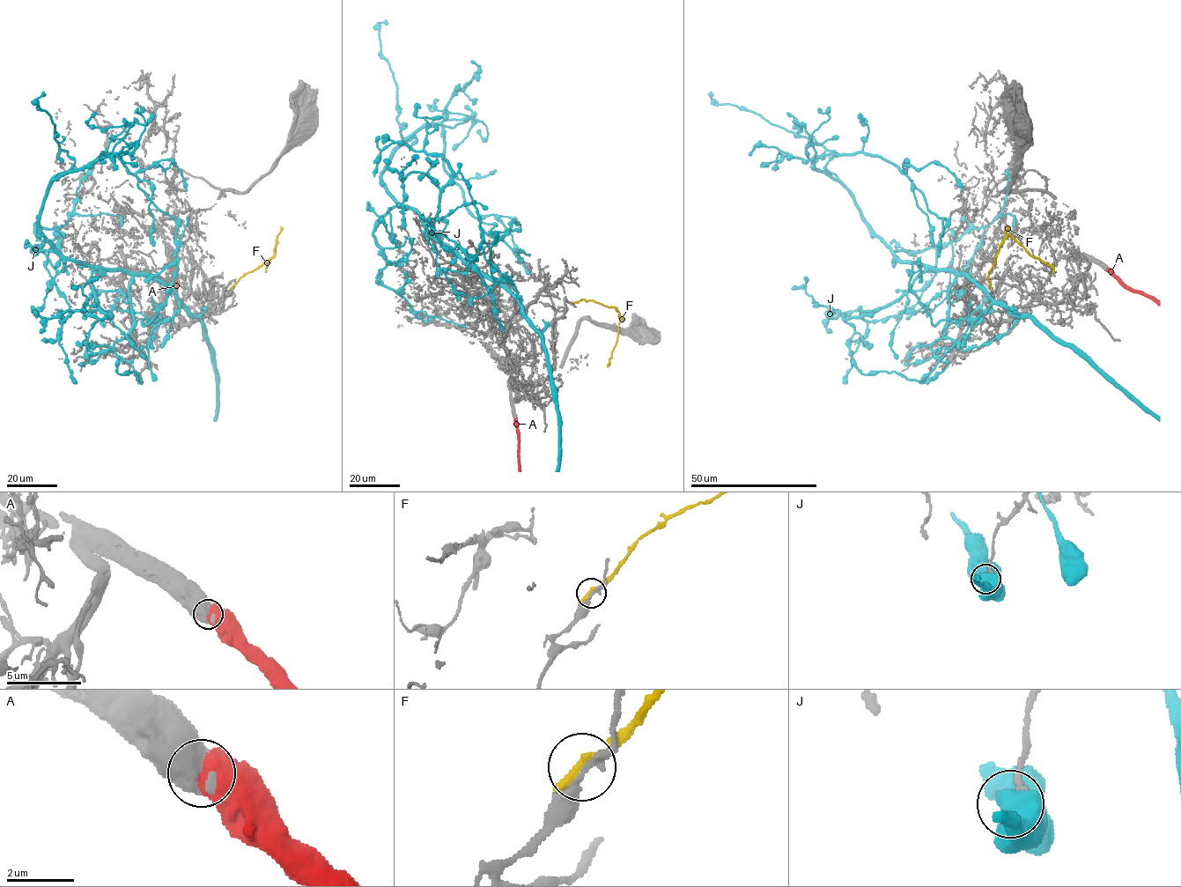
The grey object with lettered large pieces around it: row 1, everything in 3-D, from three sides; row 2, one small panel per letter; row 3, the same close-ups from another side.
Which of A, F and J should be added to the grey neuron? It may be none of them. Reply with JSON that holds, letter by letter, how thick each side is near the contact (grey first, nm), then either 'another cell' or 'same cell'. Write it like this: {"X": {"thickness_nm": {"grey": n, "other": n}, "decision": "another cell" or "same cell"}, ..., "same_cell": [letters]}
{"A": {"thickness_nm": {"grey": 380, "other": 900}, "decision": "same cell"}, "F": {"thickness_nm": {"grey": 240, "other": 240}, "decision": "another cell"}, "J": {"thickness_nm": {"grey": 240, "other": 850}, "decision": "another cell"}, "same_cell": ["A"]}

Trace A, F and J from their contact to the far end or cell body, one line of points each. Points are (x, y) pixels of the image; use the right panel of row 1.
A: (1108, 269), (1129, 287), (1148, 295), (1159, 305)
F: (990, 286), (988, 271), (994, 264), (1000, 244), (1010, 235), (1028, 253), (1049, 264), (1054, 272)
J: (926, 380), (955, 276), (904, 263), (813, 159), (882, 158), (940, 241), (944, 218)

